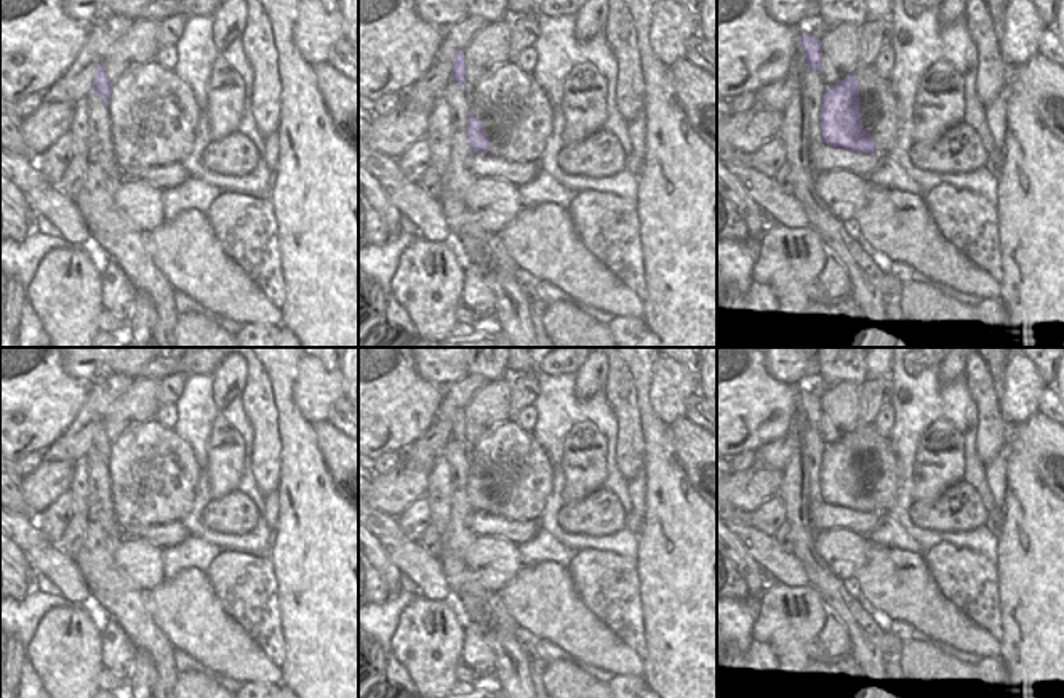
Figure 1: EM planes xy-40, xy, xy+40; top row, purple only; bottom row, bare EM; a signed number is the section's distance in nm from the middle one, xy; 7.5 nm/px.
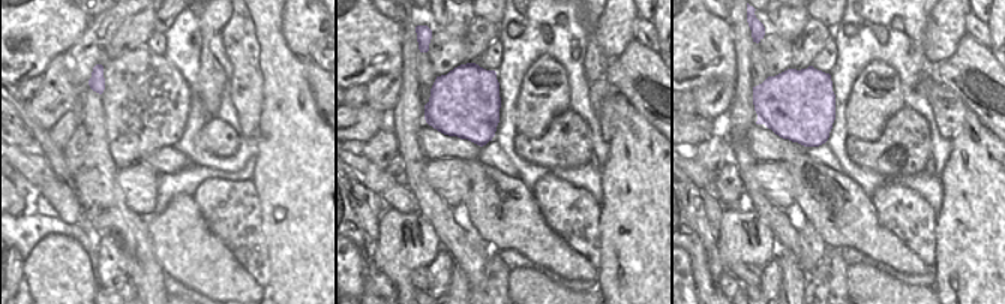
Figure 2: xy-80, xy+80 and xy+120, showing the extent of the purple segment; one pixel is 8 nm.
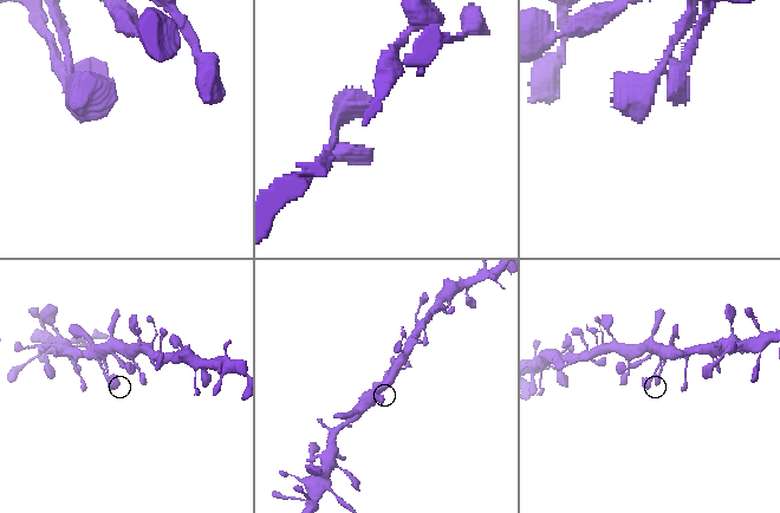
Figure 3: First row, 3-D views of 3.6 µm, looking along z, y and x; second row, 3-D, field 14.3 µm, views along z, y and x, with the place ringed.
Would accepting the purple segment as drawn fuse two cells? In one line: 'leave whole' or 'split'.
leave whole

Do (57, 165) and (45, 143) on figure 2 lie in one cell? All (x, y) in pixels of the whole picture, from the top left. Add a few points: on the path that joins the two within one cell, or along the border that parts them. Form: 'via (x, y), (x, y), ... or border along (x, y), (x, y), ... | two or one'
via (56, 159), (47, 149) | one

